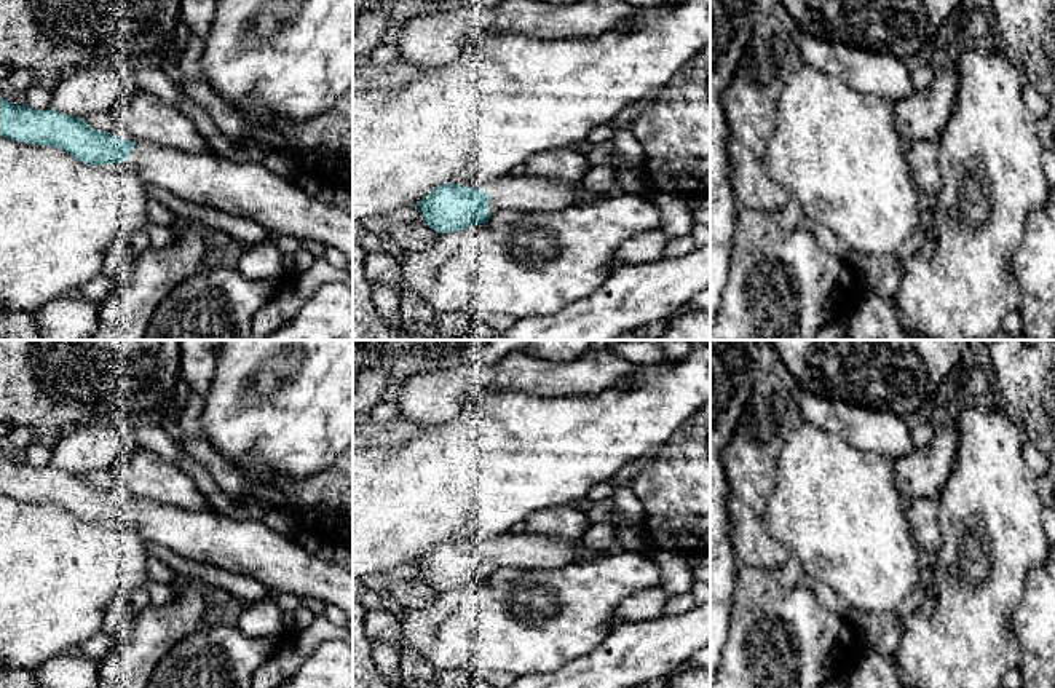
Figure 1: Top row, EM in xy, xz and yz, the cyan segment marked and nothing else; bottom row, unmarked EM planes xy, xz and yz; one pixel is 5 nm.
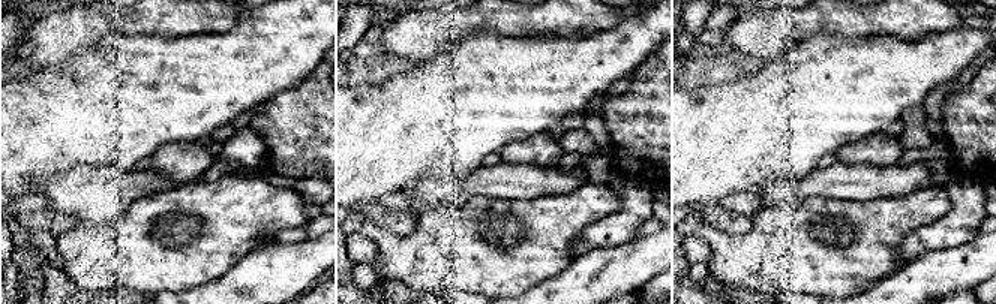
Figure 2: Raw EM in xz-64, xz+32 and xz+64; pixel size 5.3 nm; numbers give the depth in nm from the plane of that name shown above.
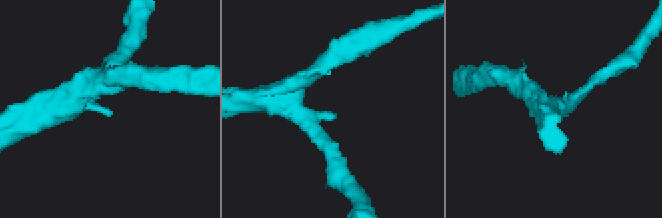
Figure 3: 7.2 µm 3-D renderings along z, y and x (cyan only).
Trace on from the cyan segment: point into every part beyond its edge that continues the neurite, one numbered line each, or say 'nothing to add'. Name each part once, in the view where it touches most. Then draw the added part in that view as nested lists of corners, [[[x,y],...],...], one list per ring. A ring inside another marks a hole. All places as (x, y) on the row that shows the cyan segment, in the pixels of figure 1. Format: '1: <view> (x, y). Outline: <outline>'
1: xy (246, 189). Outline: [[[134,140],[131,163],[147,188],[155,185],[188,203],[251,219],[262,225],[267,235],[290,235],[335,247],[353,263],[353,214],[330,200],[311,196],[297,180],[273,174],[262,161],[236,161],[212,152],[193,153]]]

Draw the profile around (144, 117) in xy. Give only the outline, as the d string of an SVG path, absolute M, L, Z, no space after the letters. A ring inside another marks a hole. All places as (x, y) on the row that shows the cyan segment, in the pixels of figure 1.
M139 91L120 102L113 107L113 117L132 140L156 142L193 153L211 152L192 118L152 93Z

